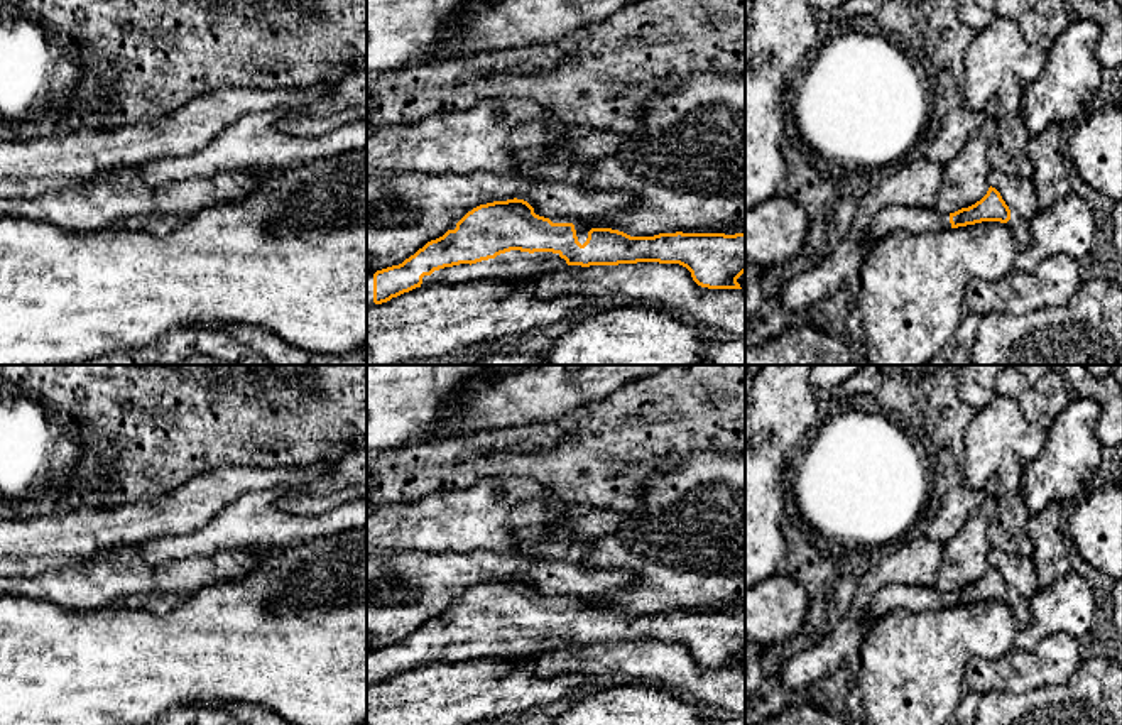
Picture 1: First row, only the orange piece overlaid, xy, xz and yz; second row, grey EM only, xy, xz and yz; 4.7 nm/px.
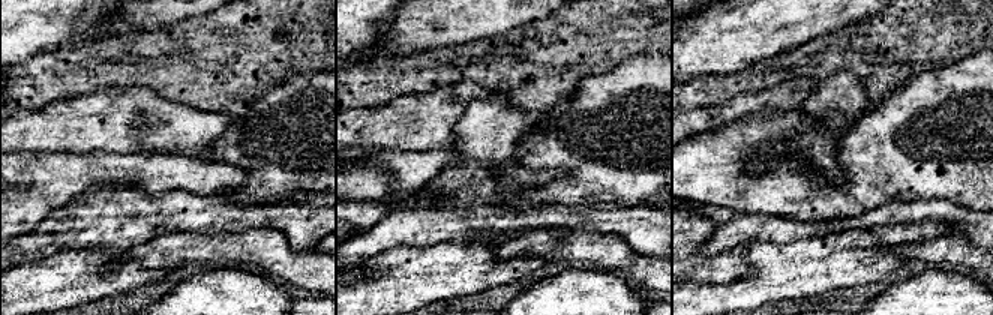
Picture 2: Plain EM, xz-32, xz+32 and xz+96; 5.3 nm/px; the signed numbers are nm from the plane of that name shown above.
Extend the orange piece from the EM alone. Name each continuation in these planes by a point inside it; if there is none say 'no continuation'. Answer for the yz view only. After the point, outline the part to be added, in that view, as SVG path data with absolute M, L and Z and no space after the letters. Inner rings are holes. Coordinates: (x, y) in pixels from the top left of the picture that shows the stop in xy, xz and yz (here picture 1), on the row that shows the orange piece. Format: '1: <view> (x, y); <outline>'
1: yz (1019, 193); M992 171L989 184L995 188L1010 210L1010 226L1021 250L1032 243L1029 220L1041 210L1036 186L1031 177L1016 177Z
2: yz (918, 220); M887 206L875 216L867 243L872 247L894 230L936 233L948 228L951 228L950 215L941 215L936 208Z

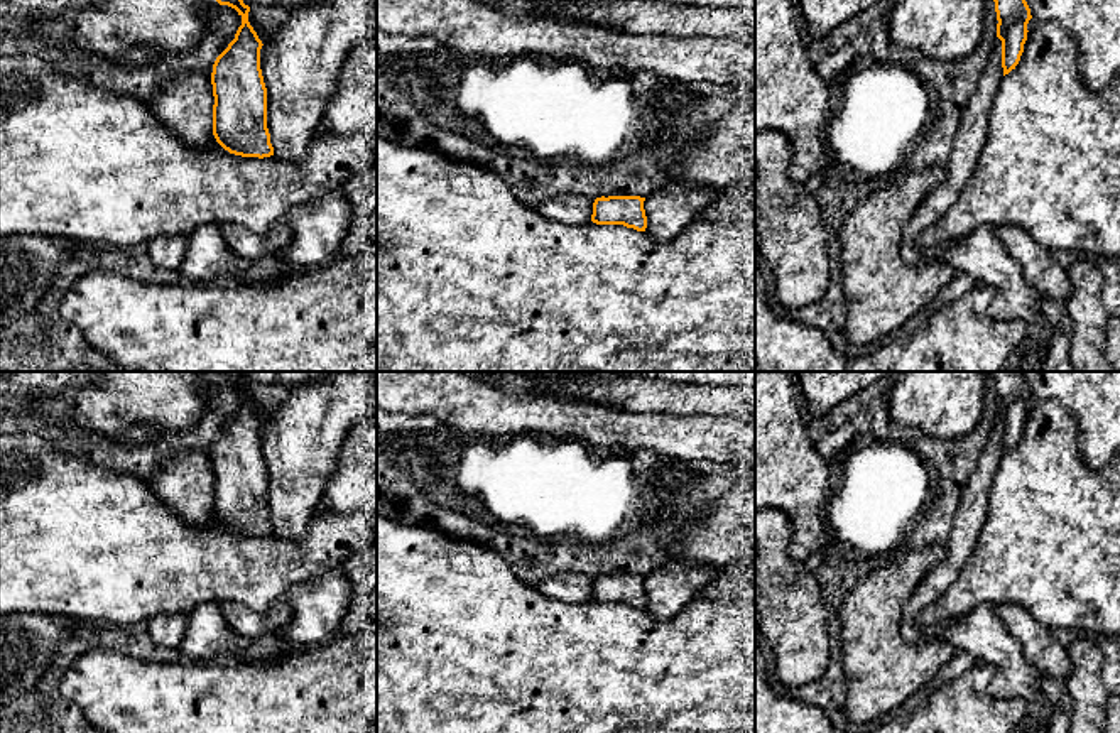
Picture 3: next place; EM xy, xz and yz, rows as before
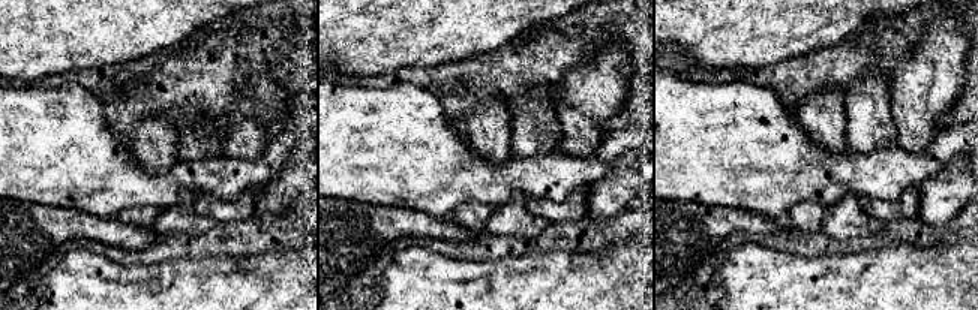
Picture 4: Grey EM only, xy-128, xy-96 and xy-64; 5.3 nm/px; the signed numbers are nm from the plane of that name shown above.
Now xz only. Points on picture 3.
no continuation

